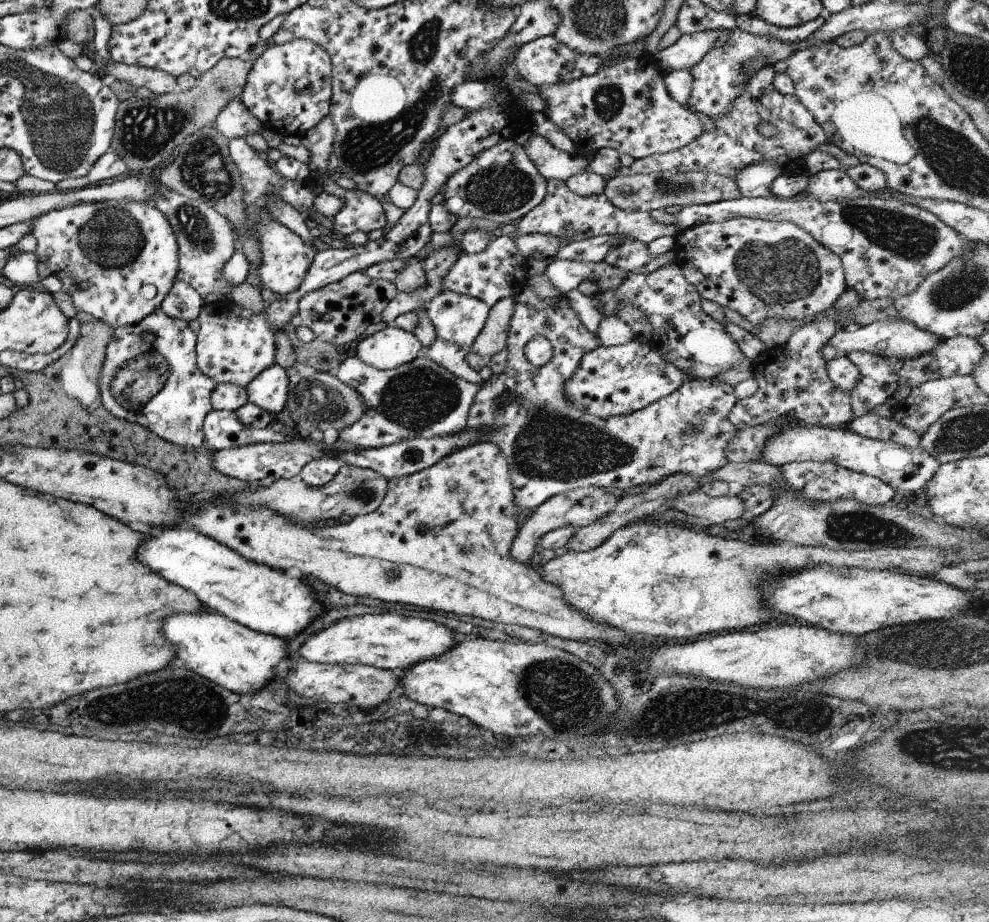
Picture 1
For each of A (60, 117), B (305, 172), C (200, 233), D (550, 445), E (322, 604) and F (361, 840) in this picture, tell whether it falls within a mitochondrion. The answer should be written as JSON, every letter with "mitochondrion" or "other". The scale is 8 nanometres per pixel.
{"A":"mitochondrion","B":"other","C":"mitochondrion","D":"mitochondrion","E":"other","F":"other"}

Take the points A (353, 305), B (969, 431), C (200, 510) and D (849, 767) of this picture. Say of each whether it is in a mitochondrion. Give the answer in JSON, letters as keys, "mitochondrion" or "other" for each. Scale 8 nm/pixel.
{"A":"other","B":"mitochondrion","C":"mitochondrion","D":"other"}

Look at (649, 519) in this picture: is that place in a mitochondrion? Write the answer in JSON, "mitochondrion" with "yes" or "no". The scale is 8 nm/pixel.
{"mitochondrion":"no"}

